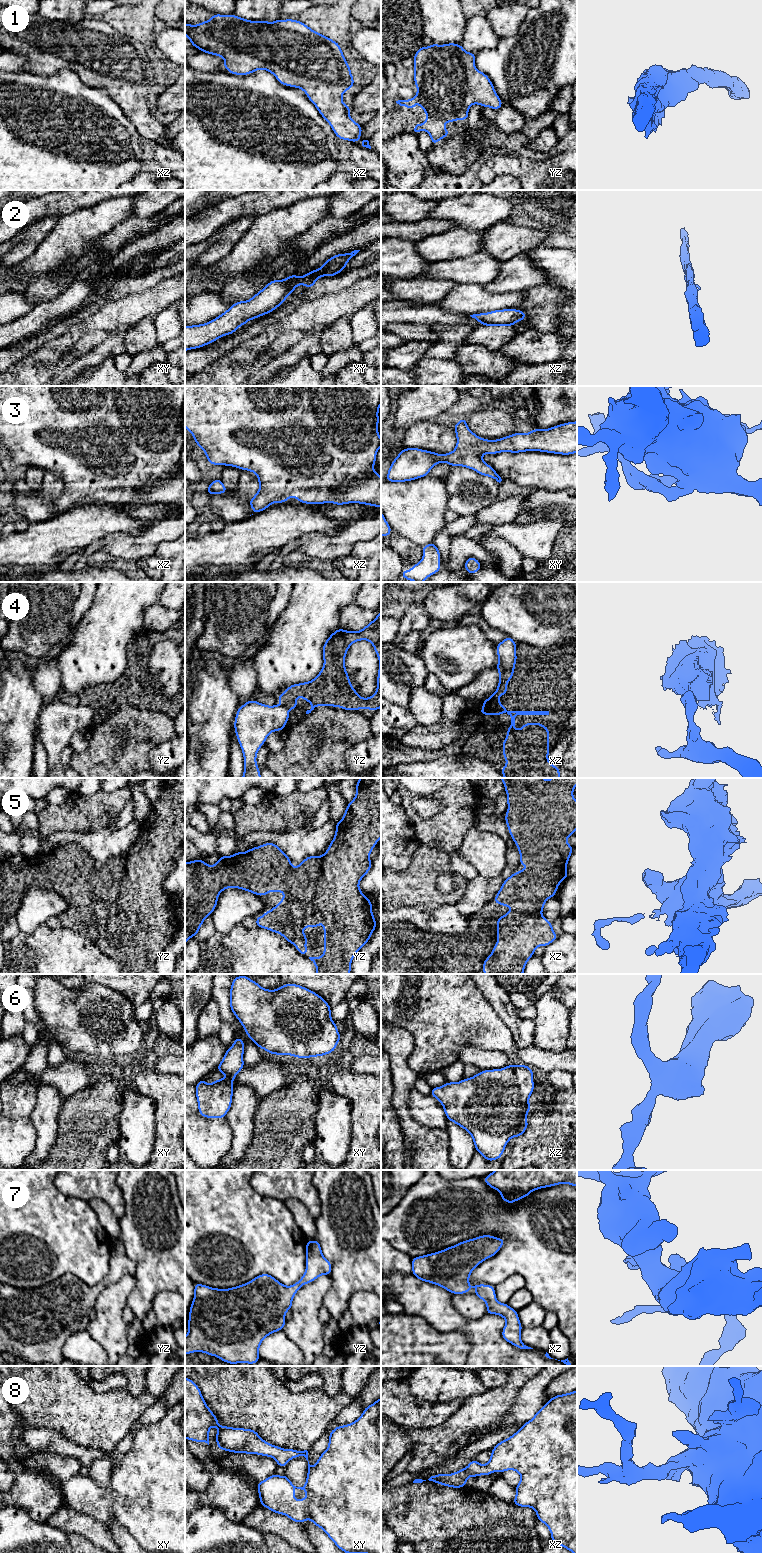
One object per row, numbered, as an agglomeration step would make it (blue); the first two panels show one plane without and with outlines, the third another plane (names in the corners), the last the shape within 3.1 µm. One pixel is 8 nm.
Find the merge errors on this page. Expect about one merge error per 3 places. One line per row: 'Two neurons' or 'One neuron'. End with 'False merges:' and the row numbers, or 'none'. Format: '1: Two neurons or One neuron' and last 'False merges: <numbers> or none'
1: One neuron
2: Two neurons
3: One neuron
4: Two neurons
5: One neuron
6: One neuron
7: One neuron
8: One neuron
False merges: 2, 4

